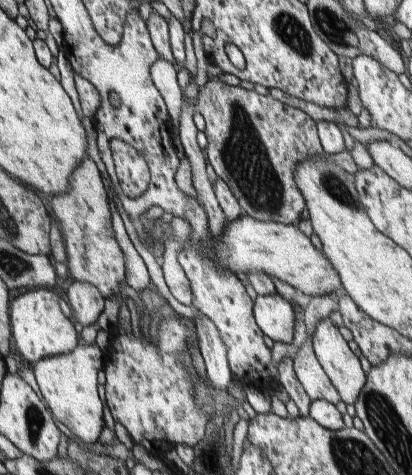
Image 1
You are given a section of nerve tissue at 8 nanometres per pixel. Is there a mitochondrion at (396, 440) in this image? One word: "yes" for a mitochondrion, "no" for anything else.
yes

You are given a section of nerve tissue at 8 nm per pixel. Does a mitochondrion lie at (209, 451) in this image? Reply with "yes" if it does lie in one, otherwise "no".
yes

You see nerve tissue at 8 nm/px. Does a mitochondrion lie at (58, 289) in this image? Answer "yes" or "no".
no

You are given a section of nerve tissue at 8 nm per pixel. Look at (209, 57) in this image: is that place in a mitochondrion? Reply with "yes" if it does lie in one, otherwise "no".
no

